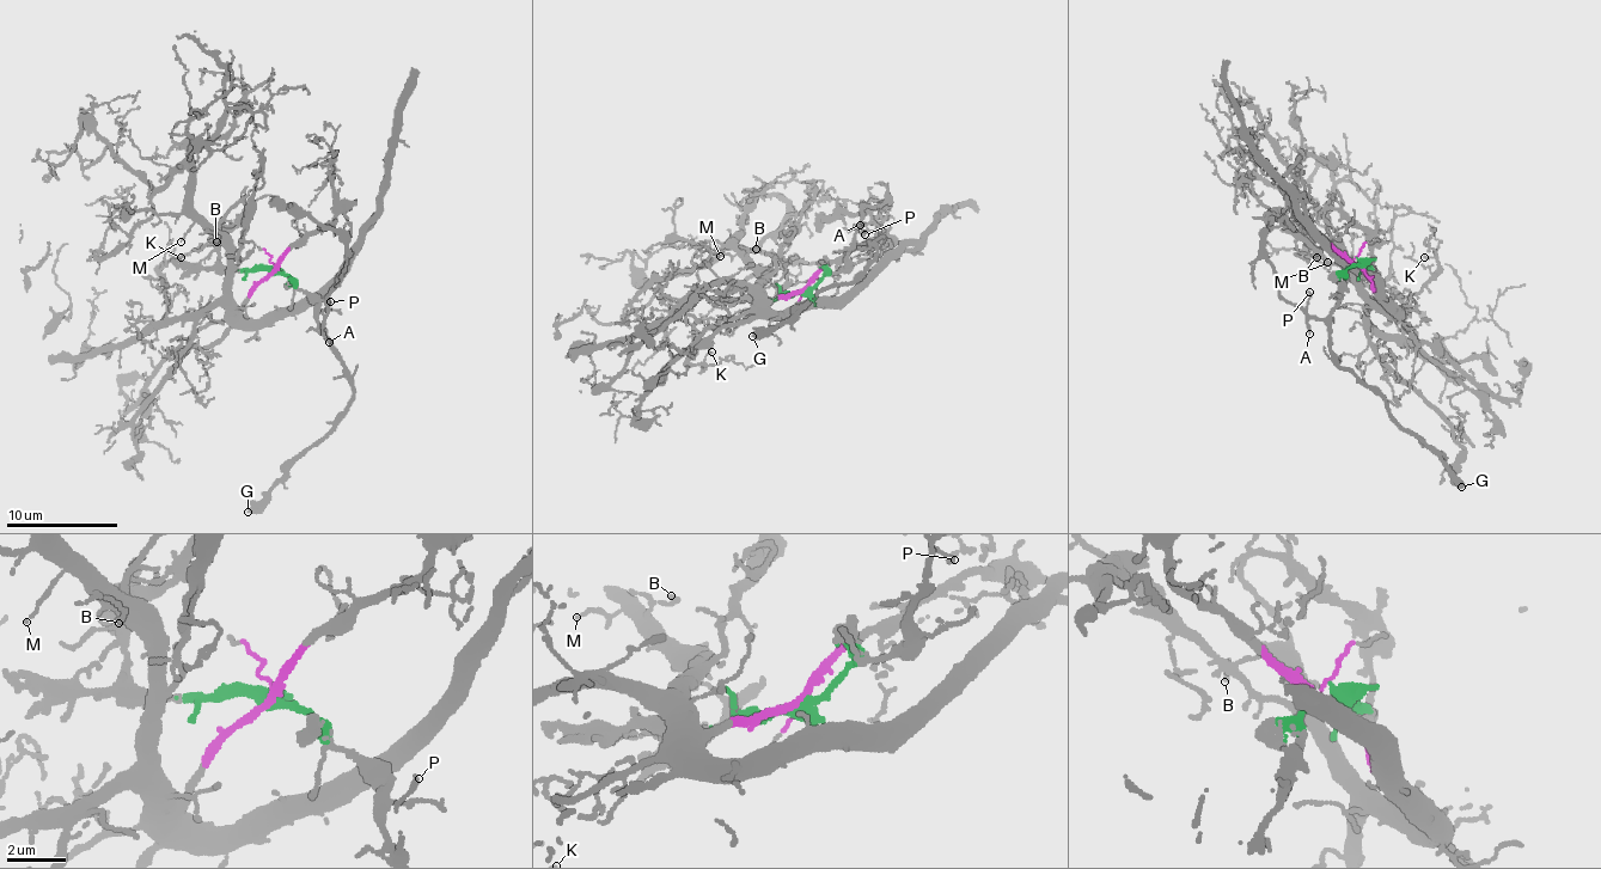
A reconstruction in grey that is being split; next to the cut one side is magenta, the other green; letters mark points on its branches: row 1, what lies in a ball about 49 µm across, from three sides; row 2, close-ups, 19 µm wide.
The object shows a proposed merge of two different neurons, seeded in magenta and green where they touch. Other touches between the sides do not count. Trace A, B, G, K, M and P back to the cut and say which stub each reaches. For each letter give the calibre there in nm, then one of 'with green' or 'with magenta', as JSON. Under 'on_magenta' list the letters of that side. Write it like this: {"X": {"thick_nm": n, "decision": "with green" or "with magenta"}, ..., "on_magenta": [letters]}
{"A": {"thick_nm": 110, "decision": "with green"}, "B": {"thick_nm": 120, "decision": "with magenta"}, "G": {"thick_nm": 480, "decision": "with green"}, "K": {"thick_nm": 90, "decision": "with magenta"}, "M": {"thick_nm": 100, "decision": "with magenta"}, "P": {"thick_nm": 160, "decision": "with green"}, "on_magenta": ["B", "K", "M"]}

